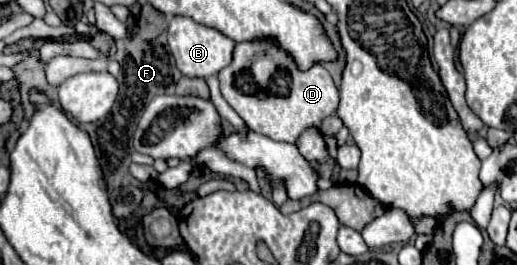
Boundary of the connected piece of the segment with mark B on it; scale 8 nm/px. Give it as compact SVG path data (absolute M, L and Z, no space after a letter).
M171 16L167 38L169 38L169 48L177 62L177 68L181 70L181 74L191 76L191 78L193 76L207 78L211 74L217 74L223 66L227 66L227 62L231 62L231 54L235 48L235 42L229 36L225 36L217 28L197 24L189 16Z

